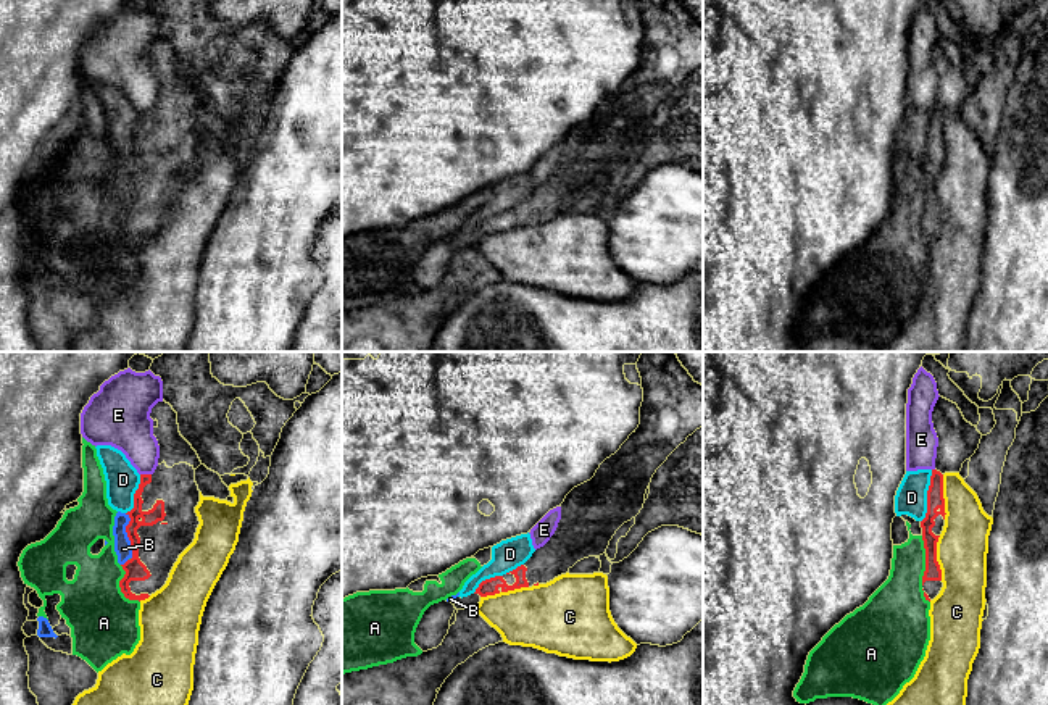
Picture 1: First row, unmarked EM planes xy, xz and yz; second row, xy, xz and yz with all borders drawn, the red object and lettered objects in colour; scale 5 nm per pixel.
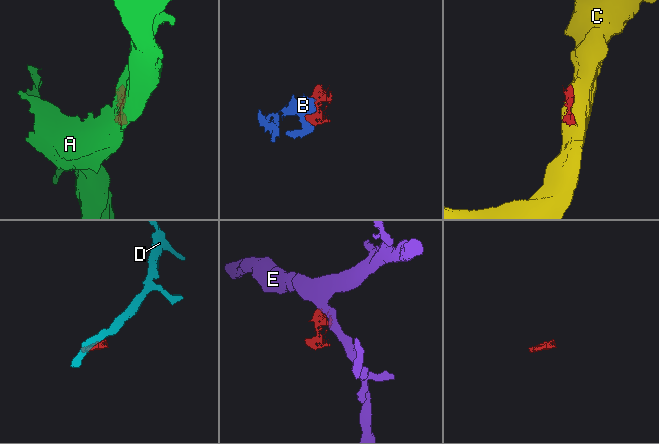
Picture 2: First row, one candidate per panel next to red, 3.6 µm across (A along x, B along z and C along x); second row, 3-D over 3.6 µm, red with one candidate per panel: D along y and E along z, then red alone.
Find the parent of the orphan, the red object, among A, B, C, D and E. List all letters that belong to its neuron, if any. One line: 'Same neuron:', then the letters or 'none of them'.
Same neuron: B

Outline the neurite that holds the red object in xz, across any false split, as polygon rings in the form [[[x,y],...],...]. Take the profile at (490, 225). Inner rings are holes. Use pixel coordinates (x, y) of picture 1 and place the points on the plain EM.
[[[637,0],[637,8],[643,27],[638,66],[590,119],[566,134],[550,179],[516,208],[482,219],[474,232],[547,223],[577,200],[606,192],[616,169],[640,152],[656,108],[703,65],[703,24],[680,0]]]

